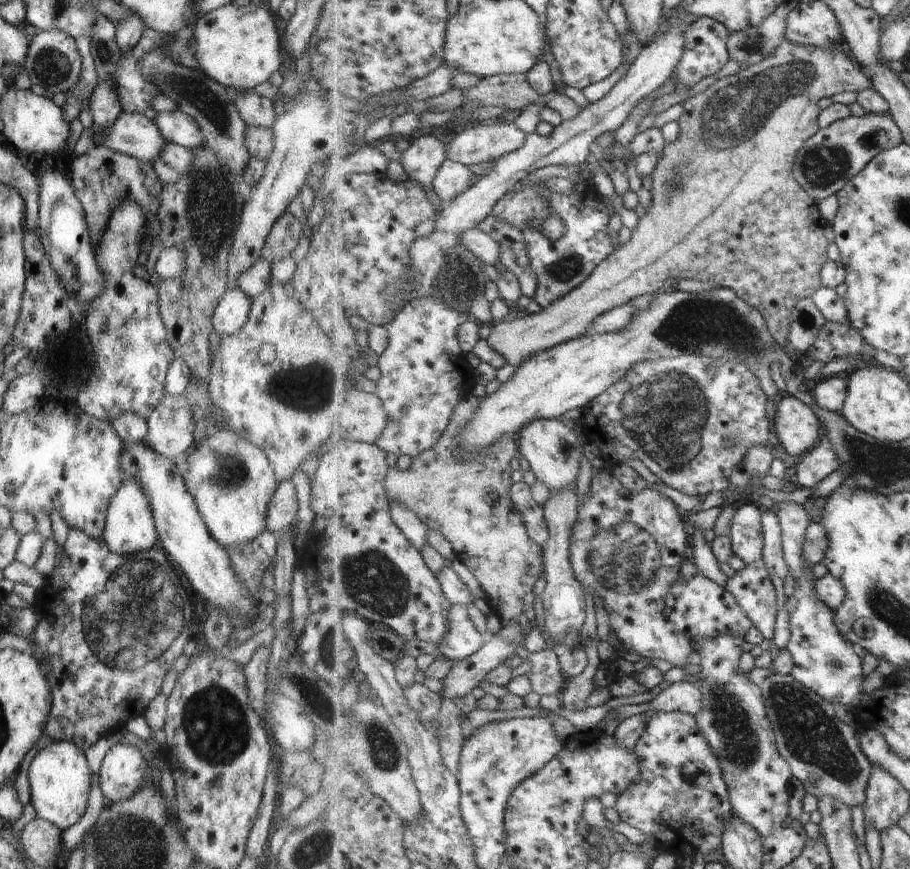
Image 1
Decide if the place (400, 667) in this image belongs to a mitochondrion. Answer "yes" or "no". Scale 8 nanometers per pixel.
no

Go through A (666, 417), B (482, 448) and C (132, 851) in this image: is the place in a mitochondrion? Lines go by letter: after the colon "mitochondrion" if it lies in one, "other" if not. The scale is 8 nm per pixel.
A: mitochondrion
B: other
C: mitochondrion

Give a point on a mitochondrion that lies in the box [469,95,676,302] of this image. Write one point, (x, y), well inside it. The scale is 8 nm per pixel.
(570, 265)

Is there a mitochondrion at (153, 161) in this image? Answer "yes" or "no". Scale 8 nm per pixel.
no

